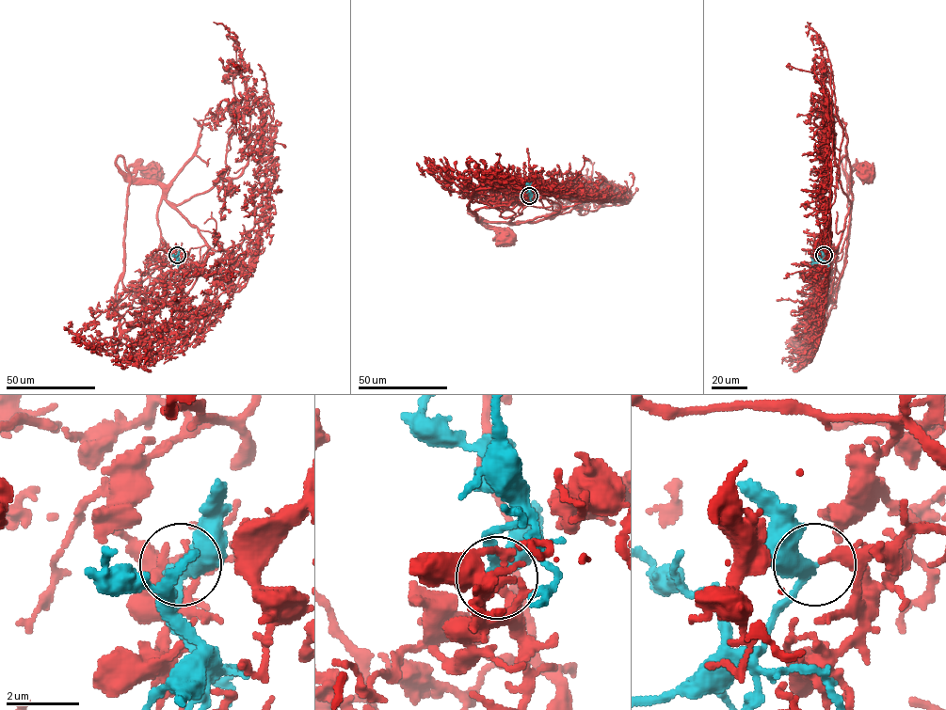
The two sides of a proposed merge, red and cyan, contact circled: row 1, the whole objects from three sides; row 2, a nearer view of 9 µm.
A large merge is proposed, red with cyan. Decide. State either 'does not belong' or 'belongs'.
belongs

